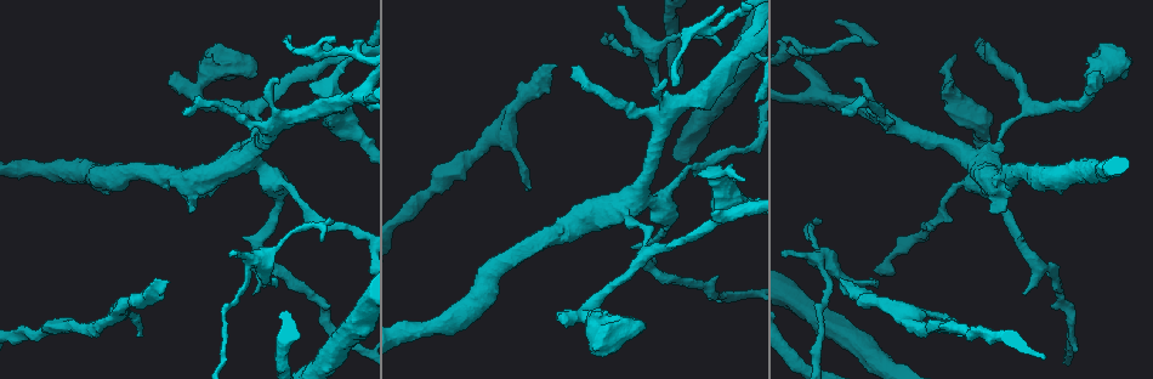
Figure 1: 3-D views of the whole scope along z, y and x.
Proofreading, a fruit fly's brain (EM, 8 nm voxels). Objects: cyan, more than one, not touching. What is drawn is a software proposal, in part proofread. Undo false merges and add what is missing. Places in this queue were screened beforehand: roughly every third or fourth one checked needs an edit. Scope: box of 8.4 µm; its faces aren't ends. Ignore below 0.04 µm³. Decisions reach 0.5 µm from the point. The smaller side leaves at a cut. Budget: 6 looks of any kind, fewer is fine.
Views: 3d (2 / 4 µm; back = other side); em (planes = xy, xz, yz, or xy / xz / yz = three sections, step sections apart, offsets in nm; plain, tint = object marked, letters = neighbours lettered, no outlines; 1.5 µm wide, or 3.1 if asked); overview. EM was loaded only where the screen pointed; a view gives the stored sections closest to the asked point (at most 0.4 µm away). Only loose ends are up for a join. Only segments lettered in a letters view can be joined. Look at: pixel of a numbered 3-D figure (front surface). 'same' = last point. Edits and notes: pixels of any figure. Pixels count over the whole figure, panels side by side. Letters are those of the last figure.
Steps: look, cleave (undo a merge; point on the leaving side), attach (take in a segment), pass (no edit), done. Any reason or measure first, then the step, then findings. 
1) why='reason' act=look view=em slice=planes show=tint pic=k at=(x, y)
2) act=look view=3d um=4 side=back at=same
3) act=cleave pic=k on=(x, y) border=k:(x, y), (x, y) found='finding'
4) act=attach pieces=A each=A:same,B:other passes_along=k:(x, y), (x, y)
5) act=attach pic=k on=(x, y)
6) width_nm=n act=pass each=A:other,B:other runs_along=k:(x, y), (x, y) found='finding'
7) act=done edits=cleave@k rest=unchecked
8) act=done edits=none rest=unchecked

why='small branch off a trunk' act=look view=3d um=4 pic=1 at=(985, 157)

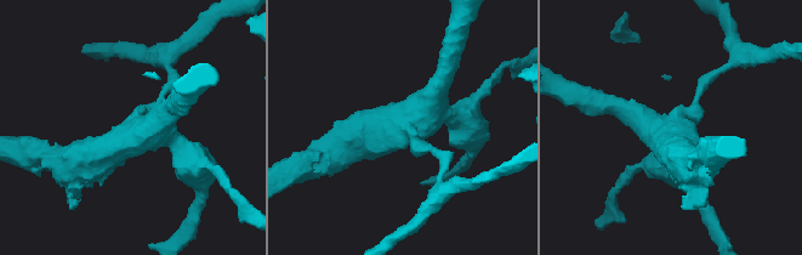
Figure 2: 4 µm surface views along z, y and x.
act=look view=em slice=planes show=letters pic=2 at=(413, 131)

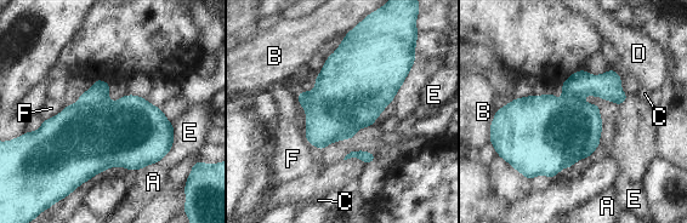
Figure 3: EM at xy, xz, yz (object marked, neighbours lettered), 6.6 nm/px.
width_nm=440 act=cleave pic=3 on=(100, 91) each=A:other,B:other,C:other,D:other,E:other,F:other border=3:(107, 98), (91, 104), (78, 102) found='two cells meet here'

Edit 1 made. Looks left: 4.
why='redraw' act=look view=overview

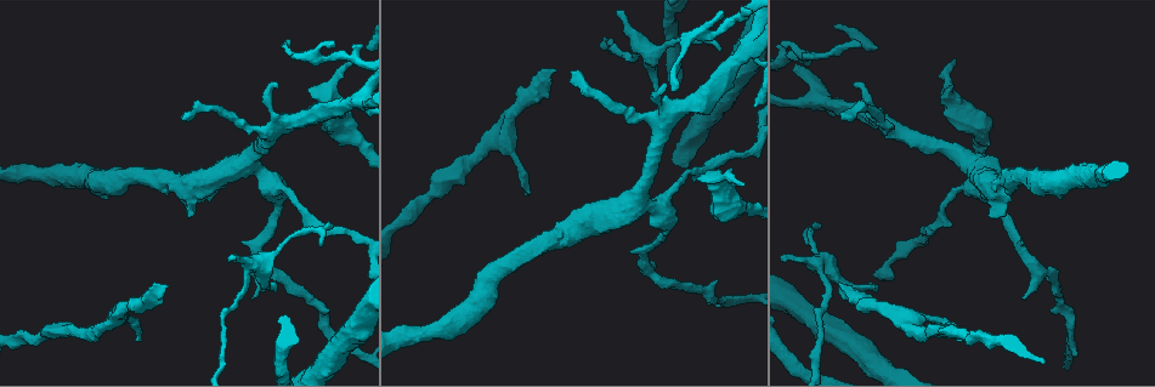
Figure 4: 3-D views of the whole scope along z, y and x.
why='tapers out' act=look view=3d um=4 pic=4 at=(138, 340)

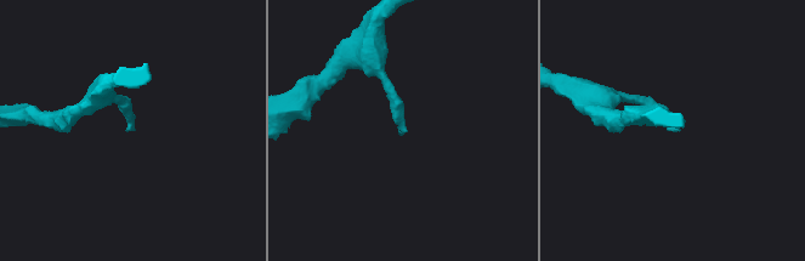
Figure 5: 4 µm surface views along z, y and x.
why='shape alone is not enough' act=look view=em slice=planes show=plain pic=5 at=(399, 134)

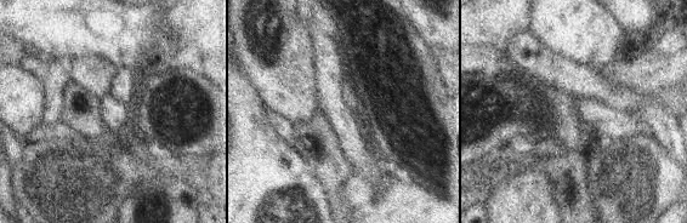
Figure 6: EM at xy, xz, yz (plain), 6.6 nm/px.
act=look view=em slice=planes show=letters at=same

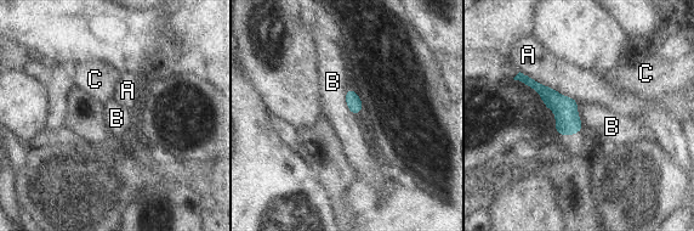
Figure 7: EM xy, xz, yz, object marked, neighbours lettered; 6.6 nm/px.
width_nm=100 act=pass each=A:other,B:other,C:other runs_along=7:(533, 84), (542, 90), (579, 127) found='none of them fits'

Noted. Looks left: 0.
act=done edits=cleave@3 rest=unchecked

